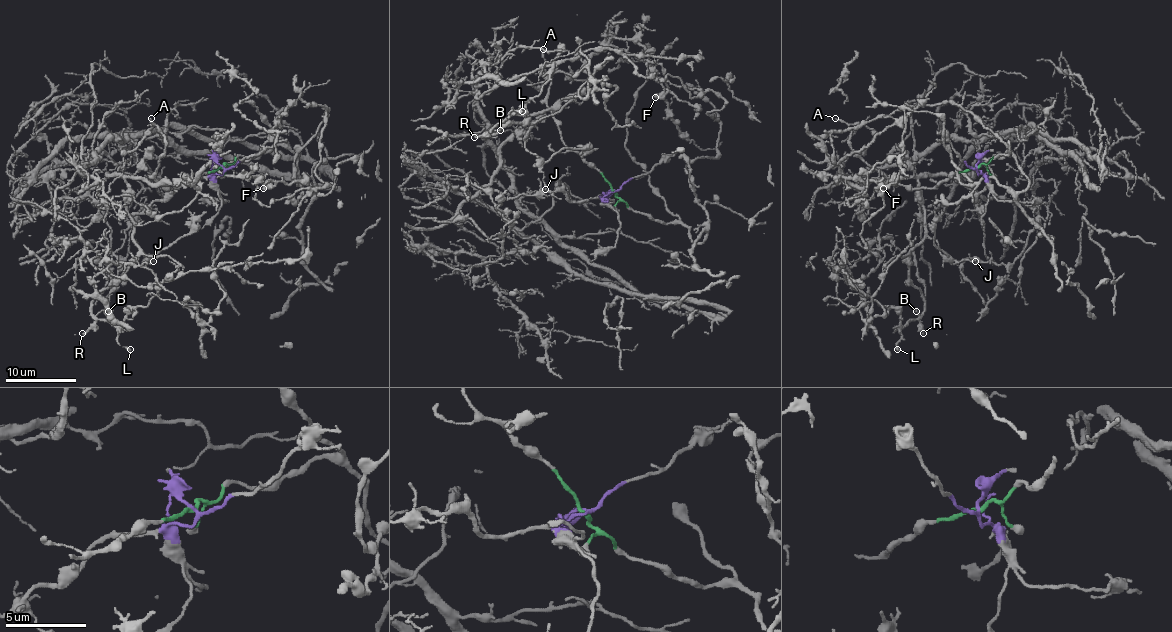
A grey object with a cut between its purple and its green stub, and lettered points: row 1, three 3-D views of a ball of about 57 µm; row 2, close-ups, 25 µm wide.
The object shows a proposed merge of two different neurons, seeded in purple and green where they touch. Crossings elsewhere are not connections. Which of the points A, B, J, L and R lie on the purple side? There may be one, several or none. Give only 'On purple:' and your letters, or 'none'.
On purple: B, J, L, R

